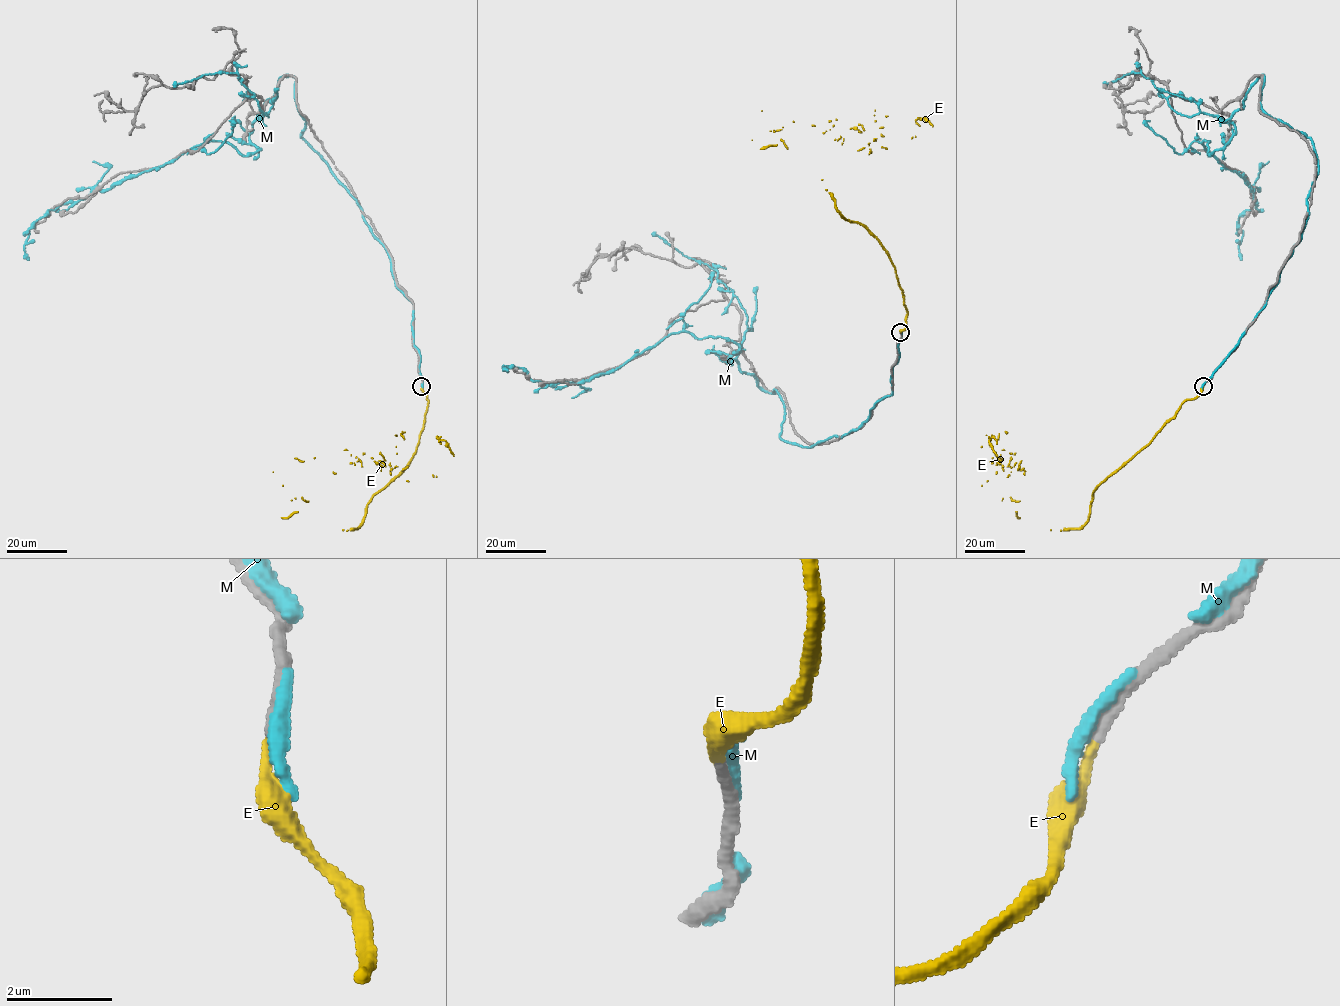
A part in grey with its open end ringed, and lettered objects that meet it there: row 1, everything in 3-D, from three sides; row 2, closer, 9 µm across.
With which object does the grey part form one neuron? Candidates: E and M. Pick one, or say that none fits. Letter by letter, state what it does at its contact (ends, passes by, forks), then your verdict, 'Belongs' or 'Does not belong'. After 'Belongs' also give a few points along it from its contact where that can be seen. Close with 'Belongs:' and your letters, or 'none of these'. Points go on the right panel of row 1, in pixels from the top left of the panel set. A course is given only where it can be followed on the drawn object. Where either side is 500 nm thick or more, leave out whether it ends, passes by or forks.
E: It ends there. Belongs. Its course: (1203, 385), (1094, 490), (1087, 521), (1078, 529), (1050, 530), (997, 473), (993, 457), (1002, 458), (1011, 472)
M: It ends there. Does not belong
Belongs: E

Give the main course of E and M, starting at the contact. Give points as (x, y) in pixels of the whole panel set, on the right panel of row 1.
E: (1203, 385), (1094, 490), (1087, 521), (1078, 529), (1050, 530), (997, 473), (993, 457), (1002, 458), (1011, 472)
M: (1204, 383), (1317, 175), (1264, 76), (1202, 142), (1253, 188), (1241, 260)

